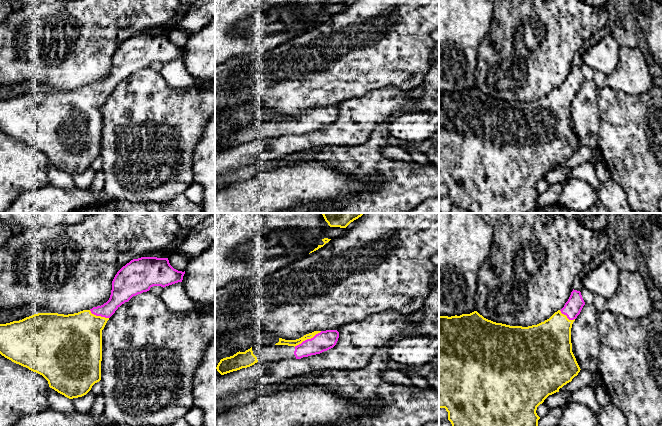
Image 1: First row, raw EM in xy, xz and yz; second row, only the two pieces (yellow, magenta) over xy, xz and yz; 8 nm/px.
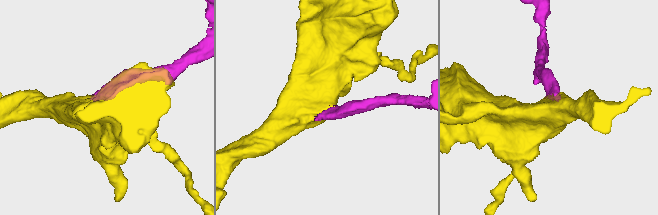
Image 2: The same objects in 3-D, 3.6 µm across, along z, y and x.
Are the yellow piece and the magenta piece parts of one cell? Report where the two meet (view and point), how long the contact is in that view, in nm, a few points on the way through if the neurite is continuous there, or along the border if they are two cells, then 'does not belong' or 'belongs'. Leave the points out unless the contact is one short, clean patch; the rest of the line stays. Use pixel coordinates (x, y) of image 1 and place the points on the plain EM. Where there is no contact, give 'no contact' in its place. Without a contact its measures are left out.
xz (307, 114) | 260 nm | across xz (296, 118), (302, 118), (307, 114), (325, 116) | belongs

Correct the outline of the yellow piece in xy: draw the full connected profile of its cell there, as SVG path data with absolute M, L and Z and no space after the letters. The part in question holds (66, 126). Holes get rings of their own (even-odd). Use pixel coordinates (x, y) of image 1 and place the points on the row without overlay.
M141 33L123 42L112 57L109 76L101 82L74 90L38 89L19 97L0 100L0 130L42 151L49 163L69 175L86 171L101 156L102 106L109 94L133 72L153 62L182 58L185 47L174 45L168 34Z

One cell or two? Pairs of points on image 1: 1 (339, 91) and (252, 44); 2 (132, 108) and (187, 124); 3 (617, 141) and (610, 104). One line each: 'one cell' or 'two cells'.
1: two cells
2: one cell
3: one cell

